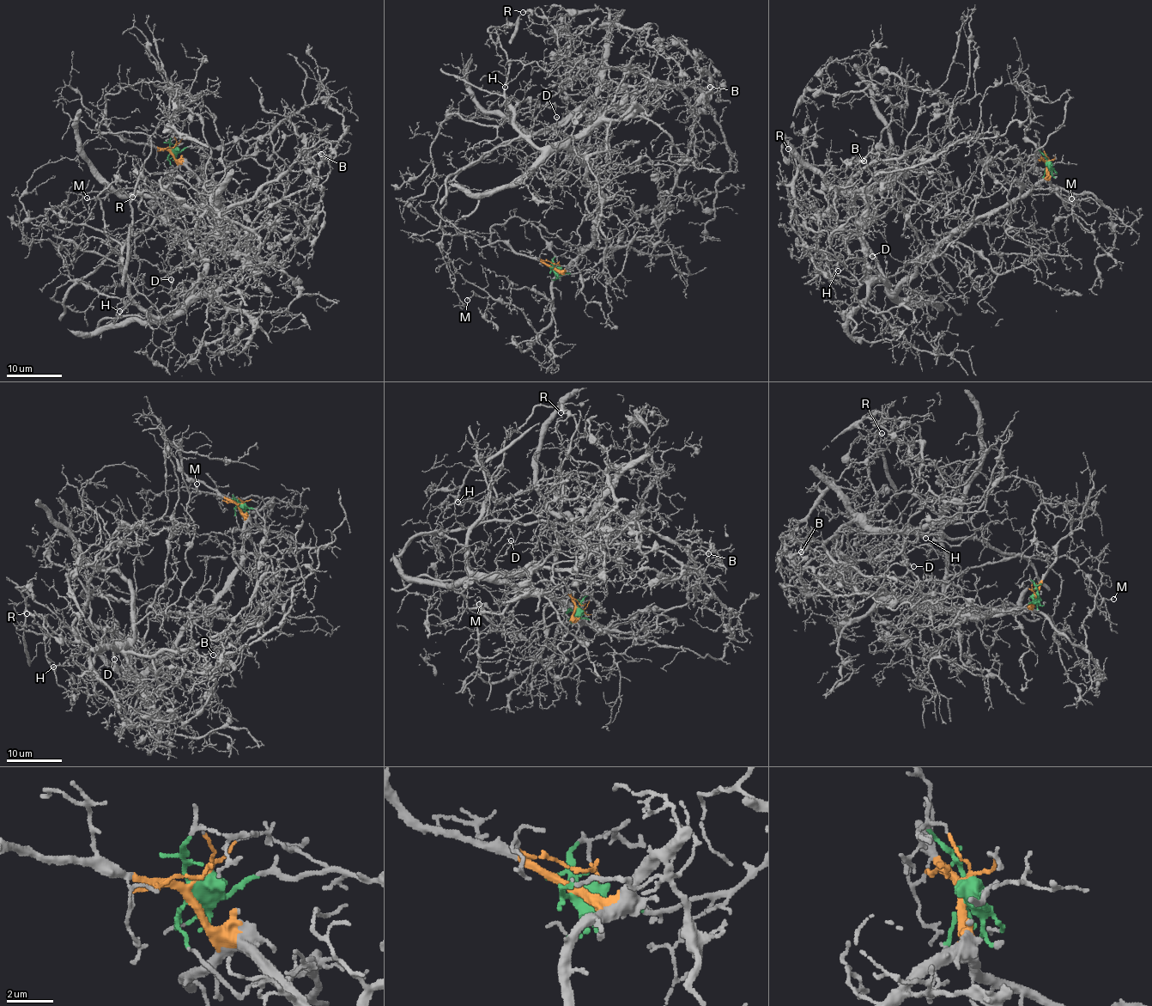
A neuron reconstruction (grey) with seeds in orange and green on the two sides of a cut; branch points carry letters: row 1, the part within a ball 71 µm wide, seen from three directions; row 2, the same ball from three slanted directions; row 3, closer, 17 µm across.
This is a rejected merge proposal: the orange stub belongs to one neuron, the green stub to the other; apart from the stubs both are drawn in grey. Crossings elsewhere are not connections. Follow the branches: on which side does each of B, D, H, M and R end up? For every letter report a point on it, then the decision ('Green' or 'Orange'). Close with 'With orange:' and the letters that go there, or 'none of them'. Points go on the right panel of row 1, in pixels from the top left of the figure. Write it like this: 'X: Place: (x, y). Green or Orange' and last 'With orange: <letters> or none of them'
B: Place: (864, 161). Green
D: Place: (872, 256). Orange
H: Place: (838, 271). Orange
M: Place: (1071, 198). Orange
R: Place: (788, 149). Green
With orange: D, H, M

